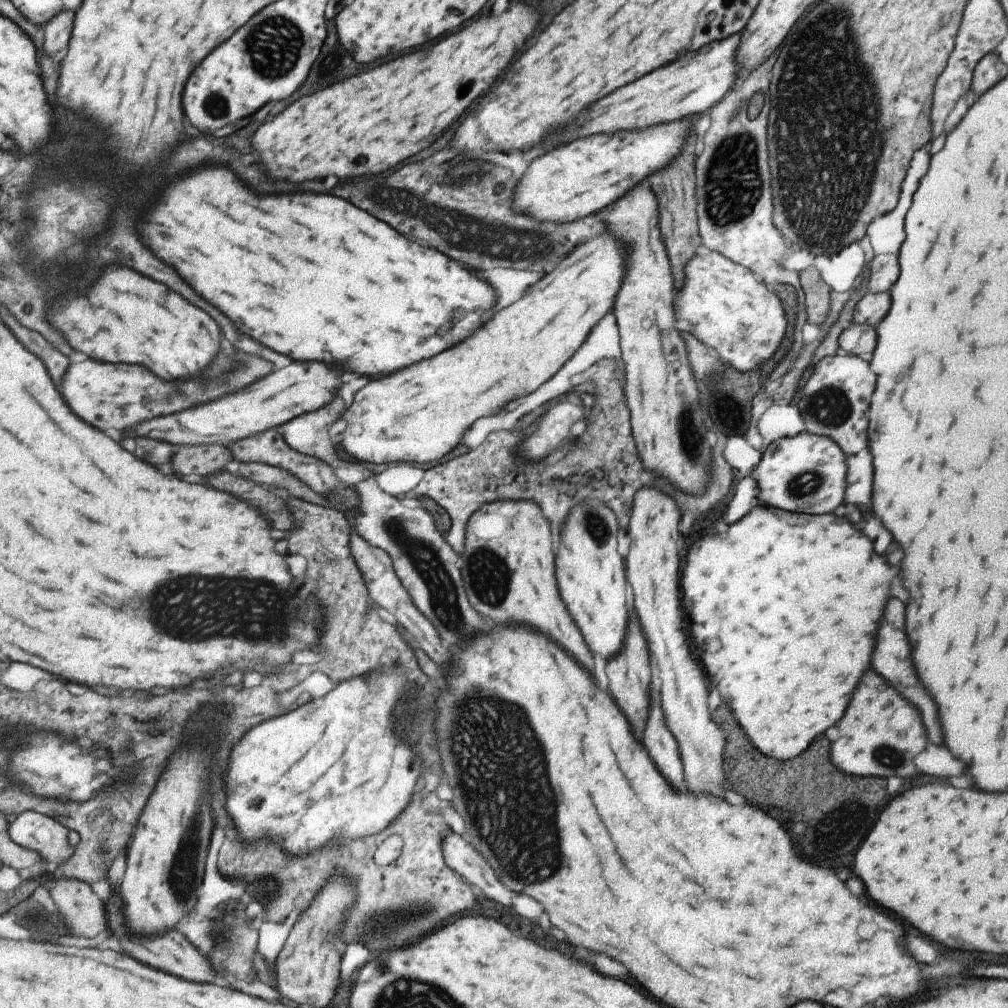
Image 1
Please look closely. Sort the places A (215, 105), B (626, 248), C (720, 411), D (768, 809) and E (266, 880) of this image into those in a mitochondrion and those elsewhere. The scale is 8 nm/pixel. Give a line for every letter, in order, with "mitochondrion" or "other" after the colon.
A: mitochondrion
B: other
C: mitochondrion
D: other
E: other

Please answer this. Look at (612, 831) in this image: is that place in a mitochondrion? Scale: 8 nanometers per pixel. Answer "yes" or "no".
no

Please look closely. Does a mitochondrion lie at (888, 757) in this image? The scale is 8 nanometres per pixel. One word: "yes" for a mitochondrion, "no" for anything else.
yes

